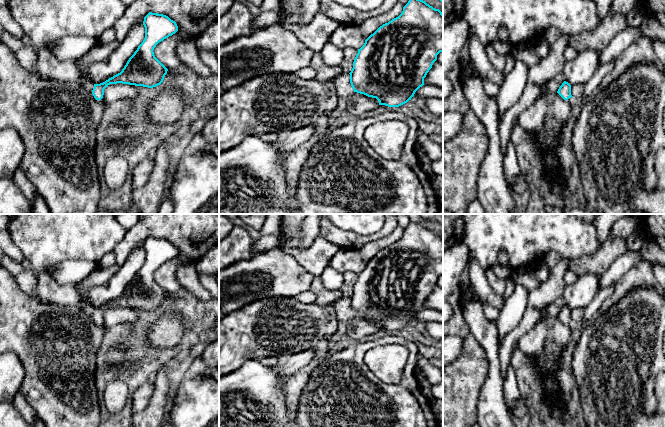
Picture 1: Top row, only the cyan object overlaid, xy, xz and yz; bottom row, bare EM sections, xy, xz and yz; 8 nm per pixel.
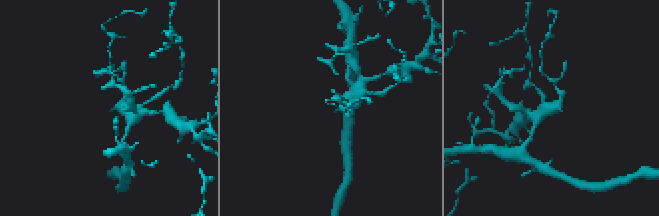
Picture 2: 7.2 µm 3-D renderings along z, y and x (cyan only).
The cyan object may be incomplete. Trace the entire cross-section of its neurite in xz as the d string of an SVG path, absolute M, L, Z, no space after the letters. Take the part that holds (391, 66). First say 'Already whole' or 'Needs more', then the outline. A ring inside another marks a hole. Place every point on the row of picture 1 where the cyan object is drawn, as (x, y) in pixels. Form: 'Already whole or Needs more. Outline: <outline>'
Already whole. Outline: M409 0L398 17L380 26L358 49L349 73L351 86L354 92L376 98L379 105L399 107L411 100L424 85L424 78L440 52L443 52L443 13L423 0Z

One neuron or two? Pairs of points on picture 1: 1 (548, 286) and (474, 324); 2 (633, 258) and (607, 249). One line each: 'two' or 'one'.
1: two
2: two

